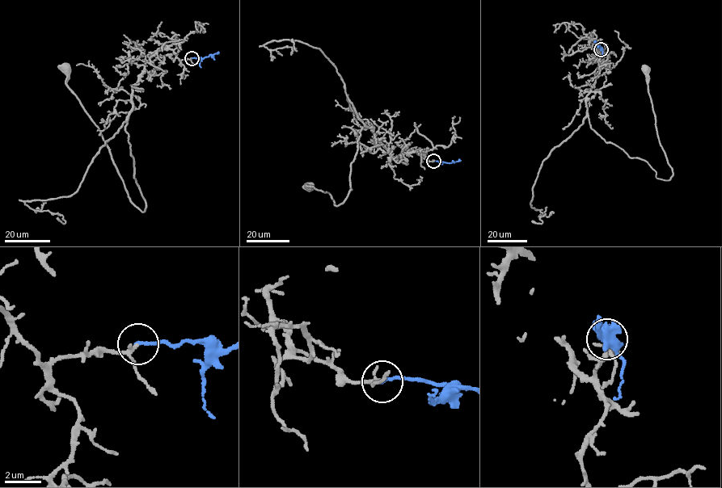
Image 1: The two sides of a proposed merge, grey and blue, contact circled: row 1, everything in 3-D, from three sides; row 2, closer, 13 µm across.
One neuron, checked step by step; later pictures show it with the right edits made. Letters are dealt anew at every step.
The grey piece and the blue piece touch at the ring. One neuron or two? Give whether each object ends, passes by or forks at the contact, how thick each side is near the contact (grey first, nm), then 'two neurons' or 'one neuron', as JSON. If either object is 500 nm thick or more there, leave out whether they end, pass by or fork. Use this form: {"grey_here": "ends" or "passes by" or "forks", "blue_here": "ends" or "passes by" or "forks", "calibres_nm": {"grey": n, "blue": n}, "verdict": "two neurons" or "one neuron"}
{"grey_here": "passes by", "blue_here": "ends", "calibres_nm": {"grey": 160, "blue": 180}, "verdict": "two neurons"}

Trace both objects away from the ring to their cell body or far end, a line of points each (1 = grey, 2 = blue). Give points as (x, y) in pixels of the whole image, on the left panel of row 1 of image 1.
1: (192, 58), (154, 51), (133, 86), (125, 130), (141, 212), (66, 84), (65, 67)
2: (192, 58), (203, 58), (218, 51)

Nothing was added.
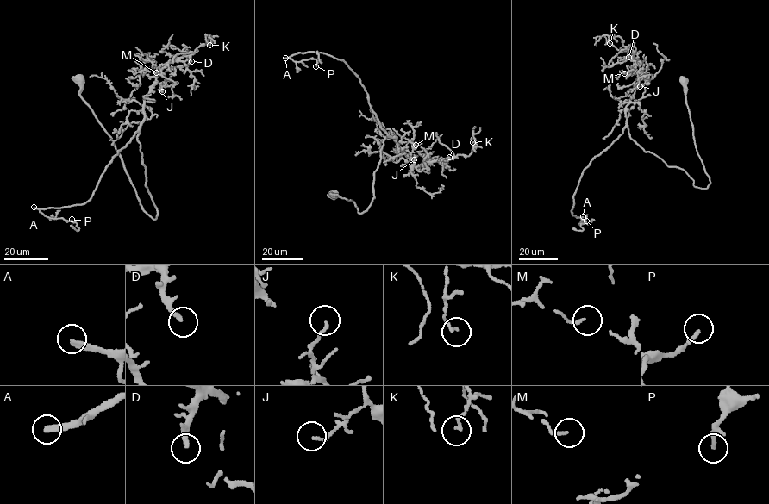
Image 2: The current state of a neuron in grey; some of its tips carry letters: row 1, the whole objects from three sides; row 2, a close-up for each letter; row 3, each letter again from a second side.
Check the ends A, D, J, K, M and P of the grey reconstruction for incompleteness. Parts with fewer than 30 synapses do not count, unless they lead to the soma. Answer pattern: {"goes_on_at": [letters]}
{"goes_on_at": ["A", "D"]}

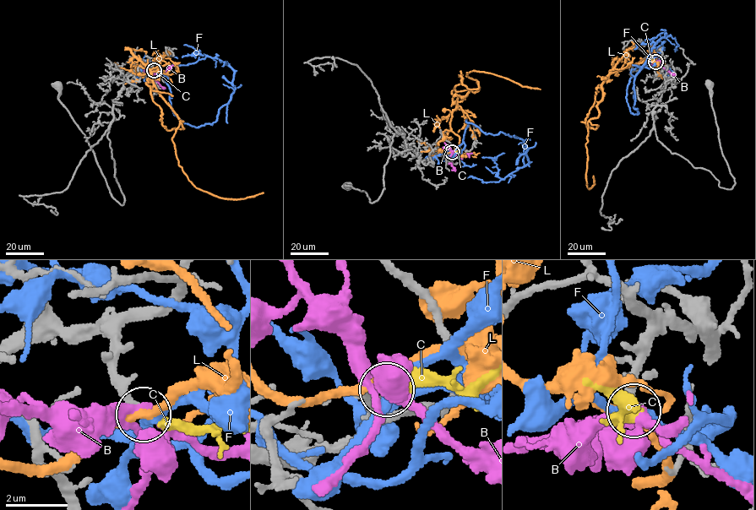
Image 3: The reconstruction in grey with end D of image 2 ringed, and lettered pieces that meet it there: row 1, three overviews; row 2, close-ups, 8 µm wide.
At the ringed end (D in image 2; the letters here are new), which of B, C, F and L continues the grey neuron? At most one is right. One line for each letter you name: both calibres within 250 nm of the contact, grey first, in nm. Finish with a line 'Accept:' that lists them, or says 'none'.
C: 180/320 nm
Accept: C

